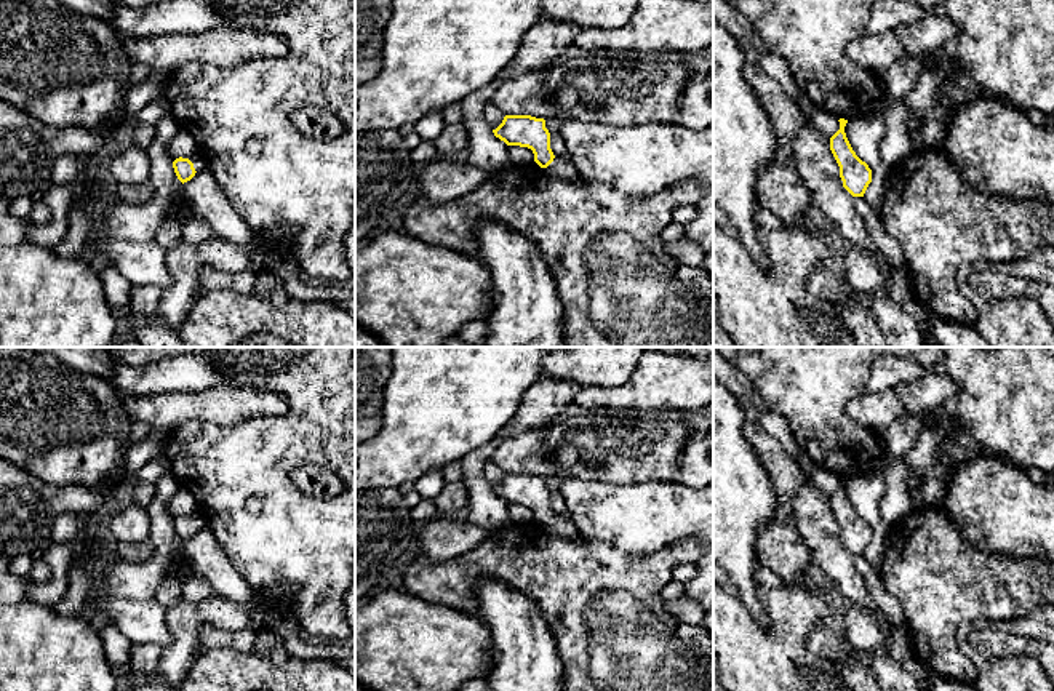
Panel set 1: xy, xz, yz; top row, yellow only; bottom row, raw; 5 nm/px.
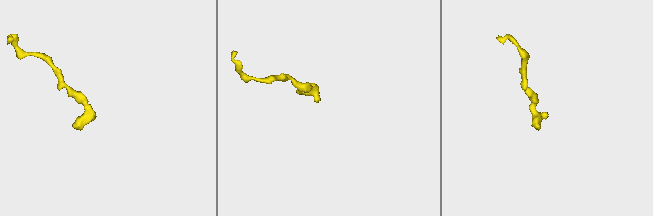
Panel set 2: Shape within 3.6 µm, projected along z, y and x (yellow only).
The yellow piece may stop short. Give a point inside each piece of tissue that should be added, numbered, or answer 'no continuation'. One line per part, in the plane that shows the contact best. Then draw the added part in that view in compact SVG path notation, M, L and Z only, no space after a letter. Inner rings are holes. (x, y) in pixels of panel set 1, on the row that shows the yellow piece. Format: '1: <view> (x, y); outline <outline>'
1: xz (558, 168); outline M555 157L553 162L542 168L545 174L563 179L568 182L581 182L579 173L571 160L563 160L560 157Z

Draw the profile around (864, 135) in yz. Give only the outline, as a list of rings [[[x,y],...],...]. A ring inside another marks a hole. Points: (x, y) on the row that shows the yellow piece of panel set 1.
[[[876,114],[848,120],[844,126],[852,150],[872,170],[872,182],[868,184],[864,198],[875,210],[880,208],[884,198],[884,179],[889,170],[880,155],[880,142],[884,131],[884,118]]]

